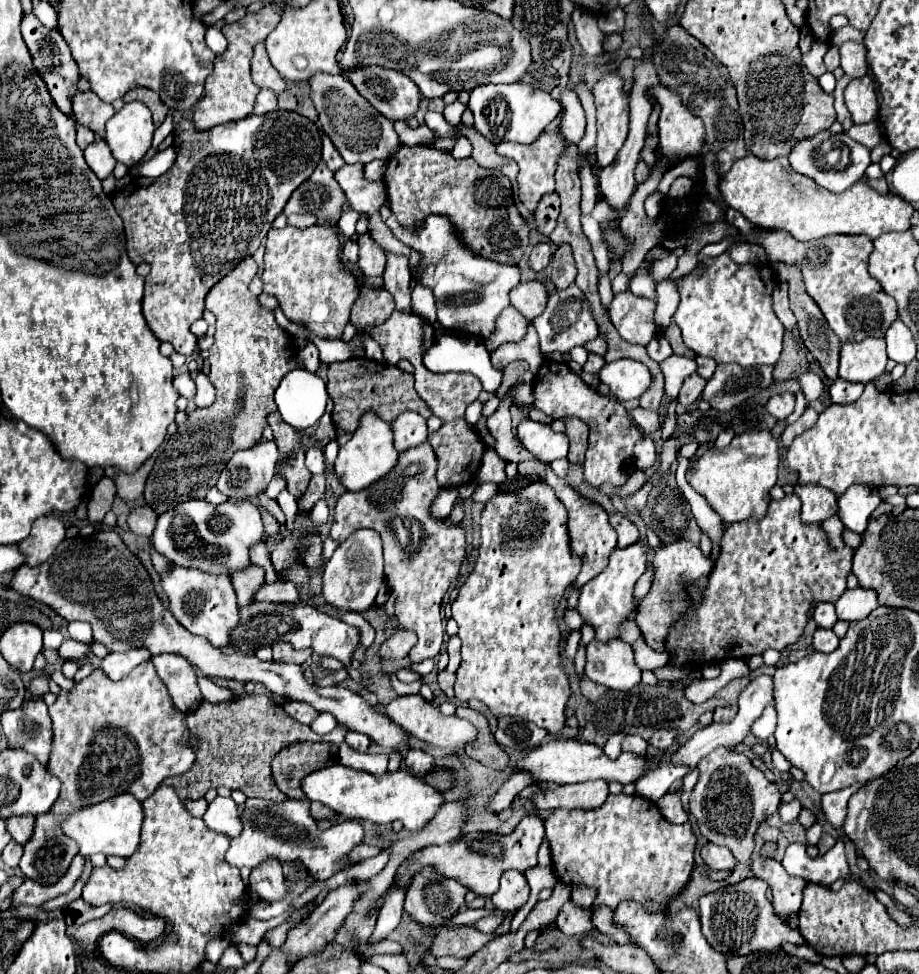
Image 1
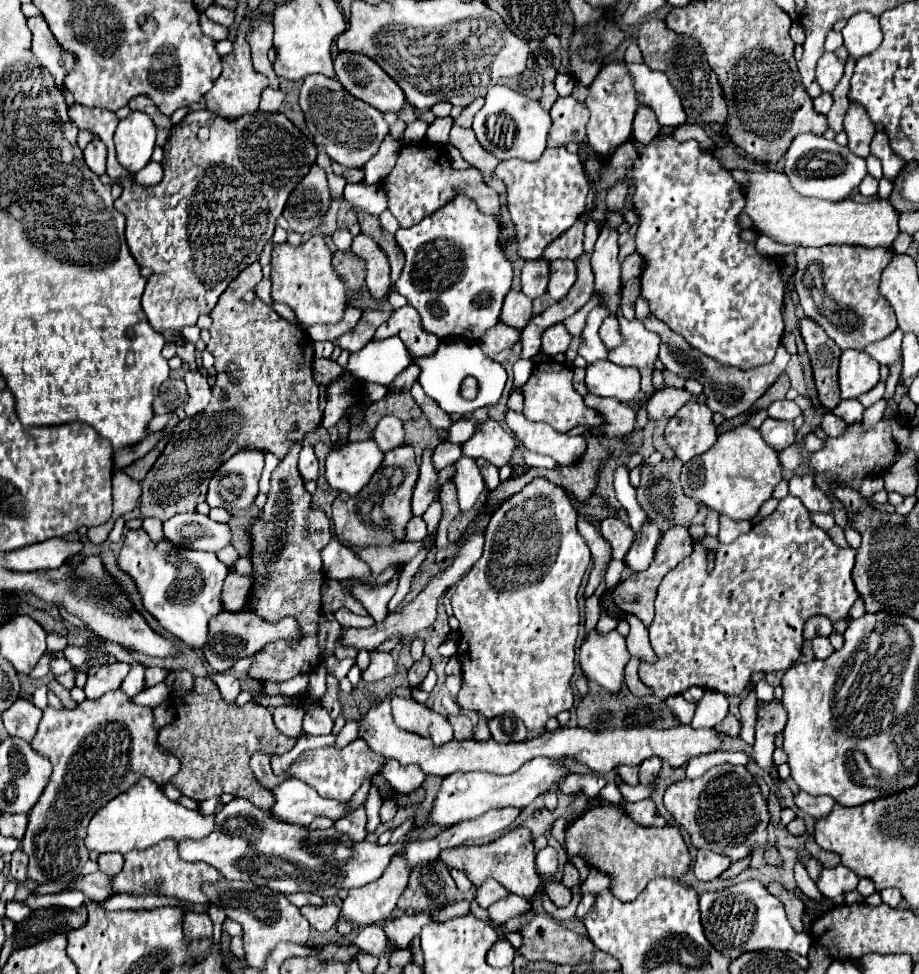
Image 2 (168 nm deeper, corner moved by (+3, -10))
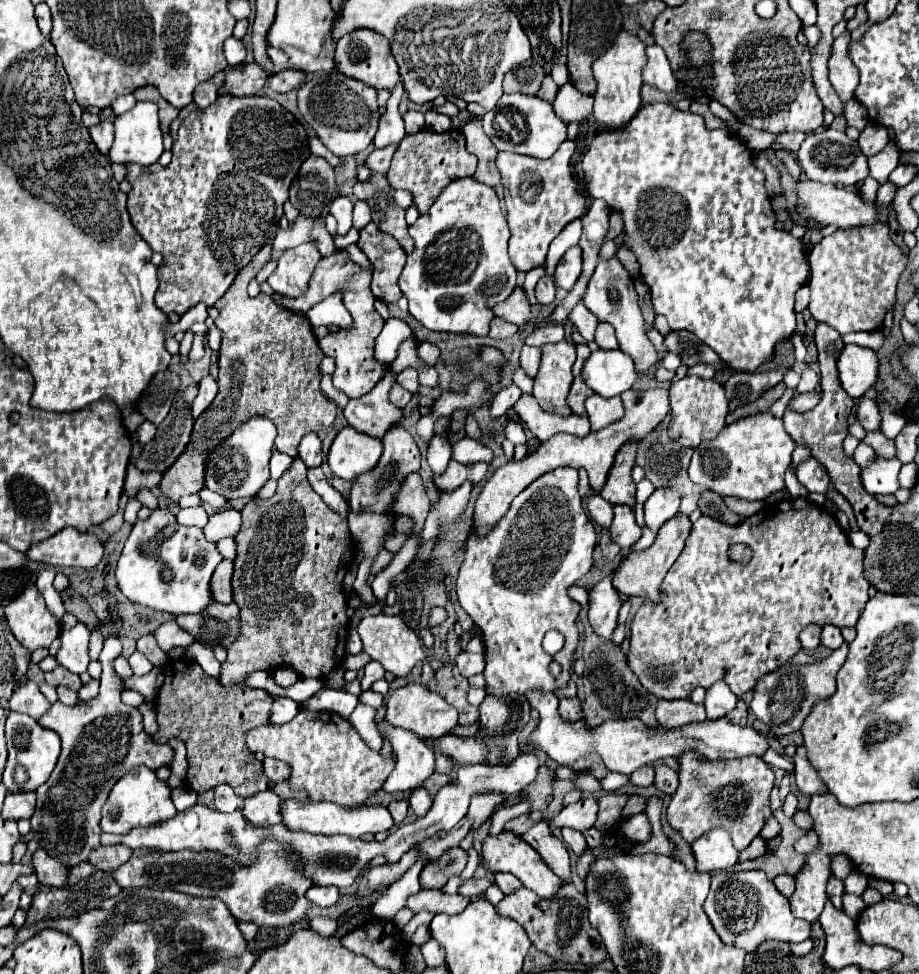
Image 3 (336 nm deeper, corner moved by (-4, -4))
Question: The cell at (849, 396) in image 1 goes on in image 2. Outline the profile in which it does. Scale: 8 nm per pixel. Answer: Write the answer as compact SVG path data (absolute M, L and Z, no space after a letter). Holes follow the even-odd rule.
M841 400L841 402L835 406L833 414L839 416L841 420L845 420L845 422L849 424L849 422L853 422L853 420L861 420L861 418L863 418L863 410L865 410L865 408L861 406L859 400Z

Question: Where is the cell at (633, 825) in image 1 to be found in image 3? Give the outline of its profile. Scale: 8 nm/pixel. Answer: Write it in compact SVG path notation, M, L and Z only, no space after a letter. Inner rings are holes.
M646 814L630 816L630 818L622 820L622 824L620 824L618 828L620 828L620 832L622 832L628 840L632 840L632 842L636 842L636 844L646 842L646 840L650 838L650 822L648 822Z

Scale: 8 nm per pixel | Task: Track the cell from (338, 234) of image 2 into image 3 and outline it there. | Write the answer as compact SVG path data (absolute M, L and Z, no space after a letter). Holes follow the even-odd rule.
M336 196L330 204L330 214L338 220L338 232L346 234L352 228L352 202L346 196Z

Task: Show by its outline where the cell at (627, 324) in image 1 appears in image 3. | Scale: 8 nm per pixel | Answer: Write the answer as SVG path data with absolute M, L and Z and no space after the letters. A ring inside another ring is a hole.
M600 322L598 328L596 328L594 342L596 342L600 348L604 348L604 350L616 350L616 348L618 348L618 340L616 340L616 336L614 336L612 326L602 324L602 322Z

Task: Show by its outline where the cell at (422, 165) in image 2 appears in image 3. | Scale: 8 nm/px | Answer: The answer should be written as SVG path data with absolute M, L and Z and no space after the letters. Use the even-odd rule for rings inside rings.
M420 130L416 134L406 134L400 142L388 170L388 182L394 190L410 190L414 194L414 206L420 208L420 212L426 212L448 182L472 176L474 172L476 158L466 150L464 136L458 130L442 134L434 130Z

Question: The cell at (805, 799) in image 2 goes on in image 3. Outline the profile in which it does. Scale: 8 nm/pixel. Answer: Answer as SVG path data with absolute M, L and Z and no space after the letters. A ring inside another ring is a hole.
M794 756L792 758L794 764L796 764L796 784L798 788L806 794L806 796L812 796L812 794L824 794L828 788L826 784L822 782L822 778L818 776L818 772L812 768L812 764L808 762L808 758L800 758L800 756Z

